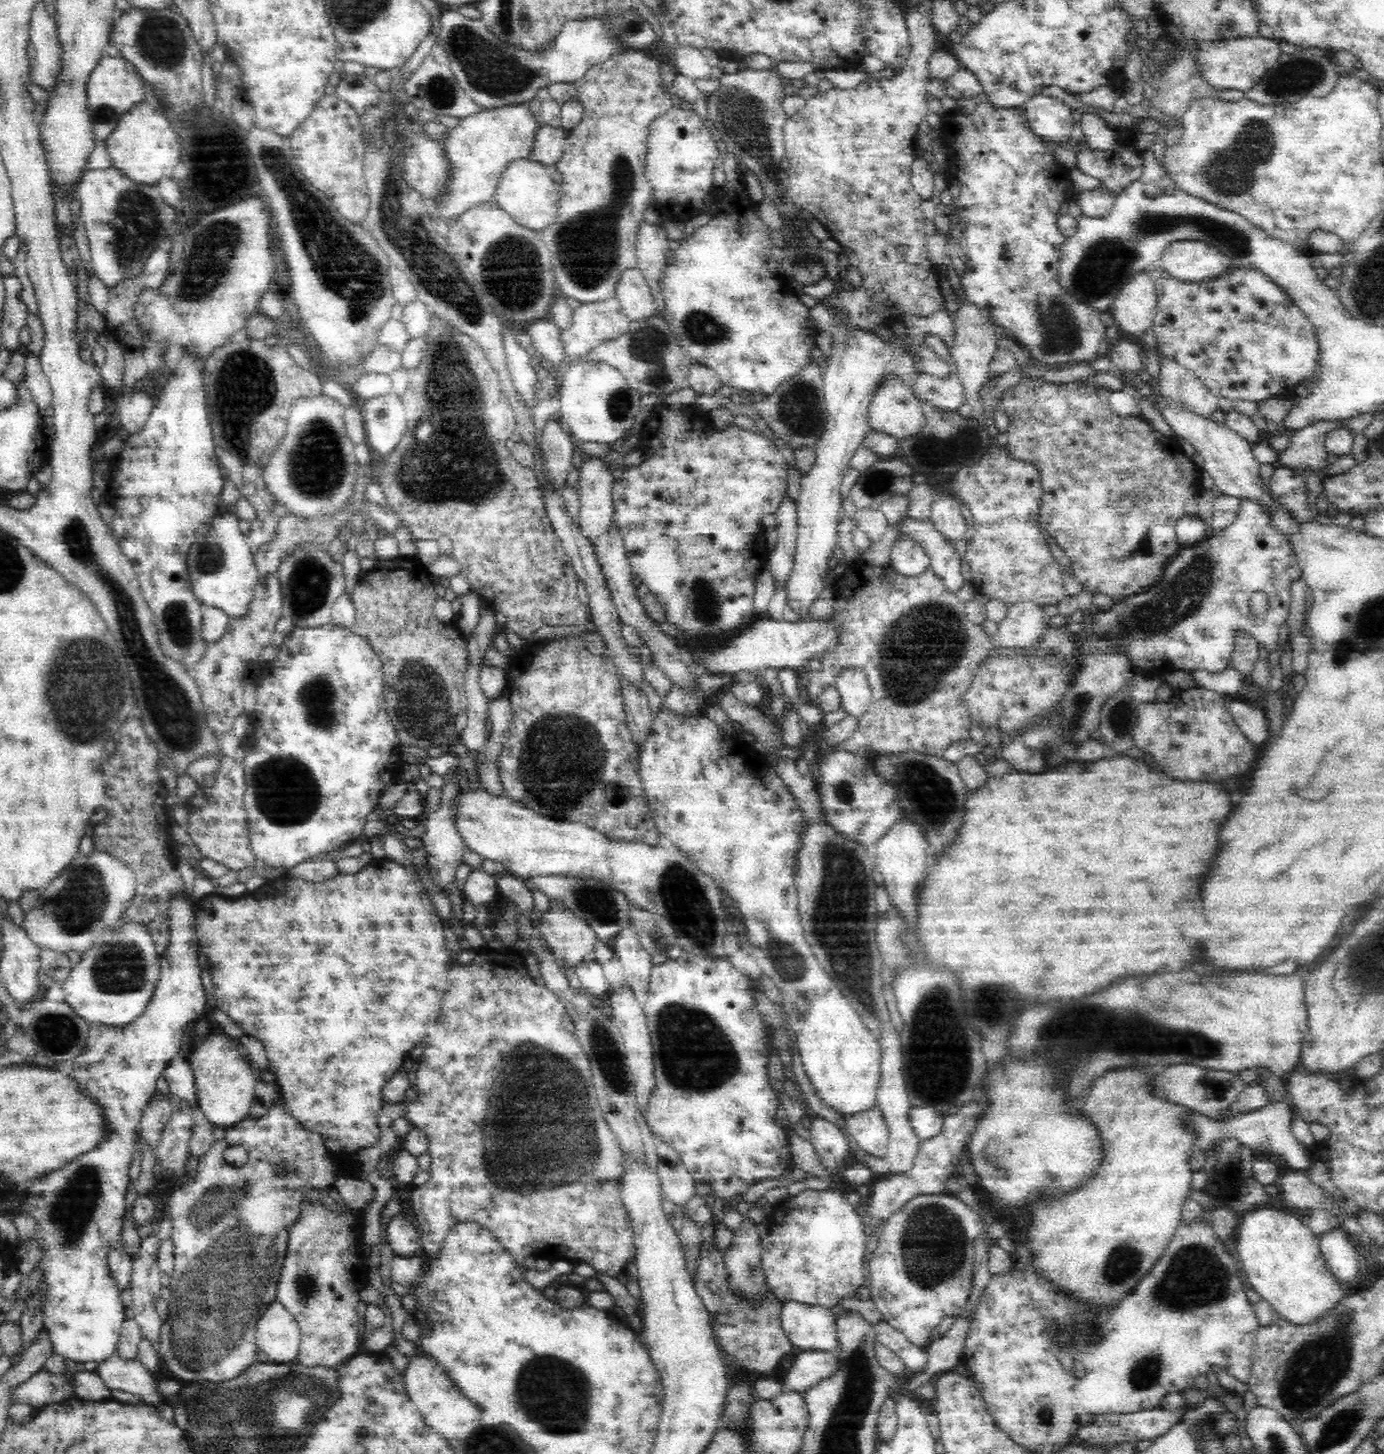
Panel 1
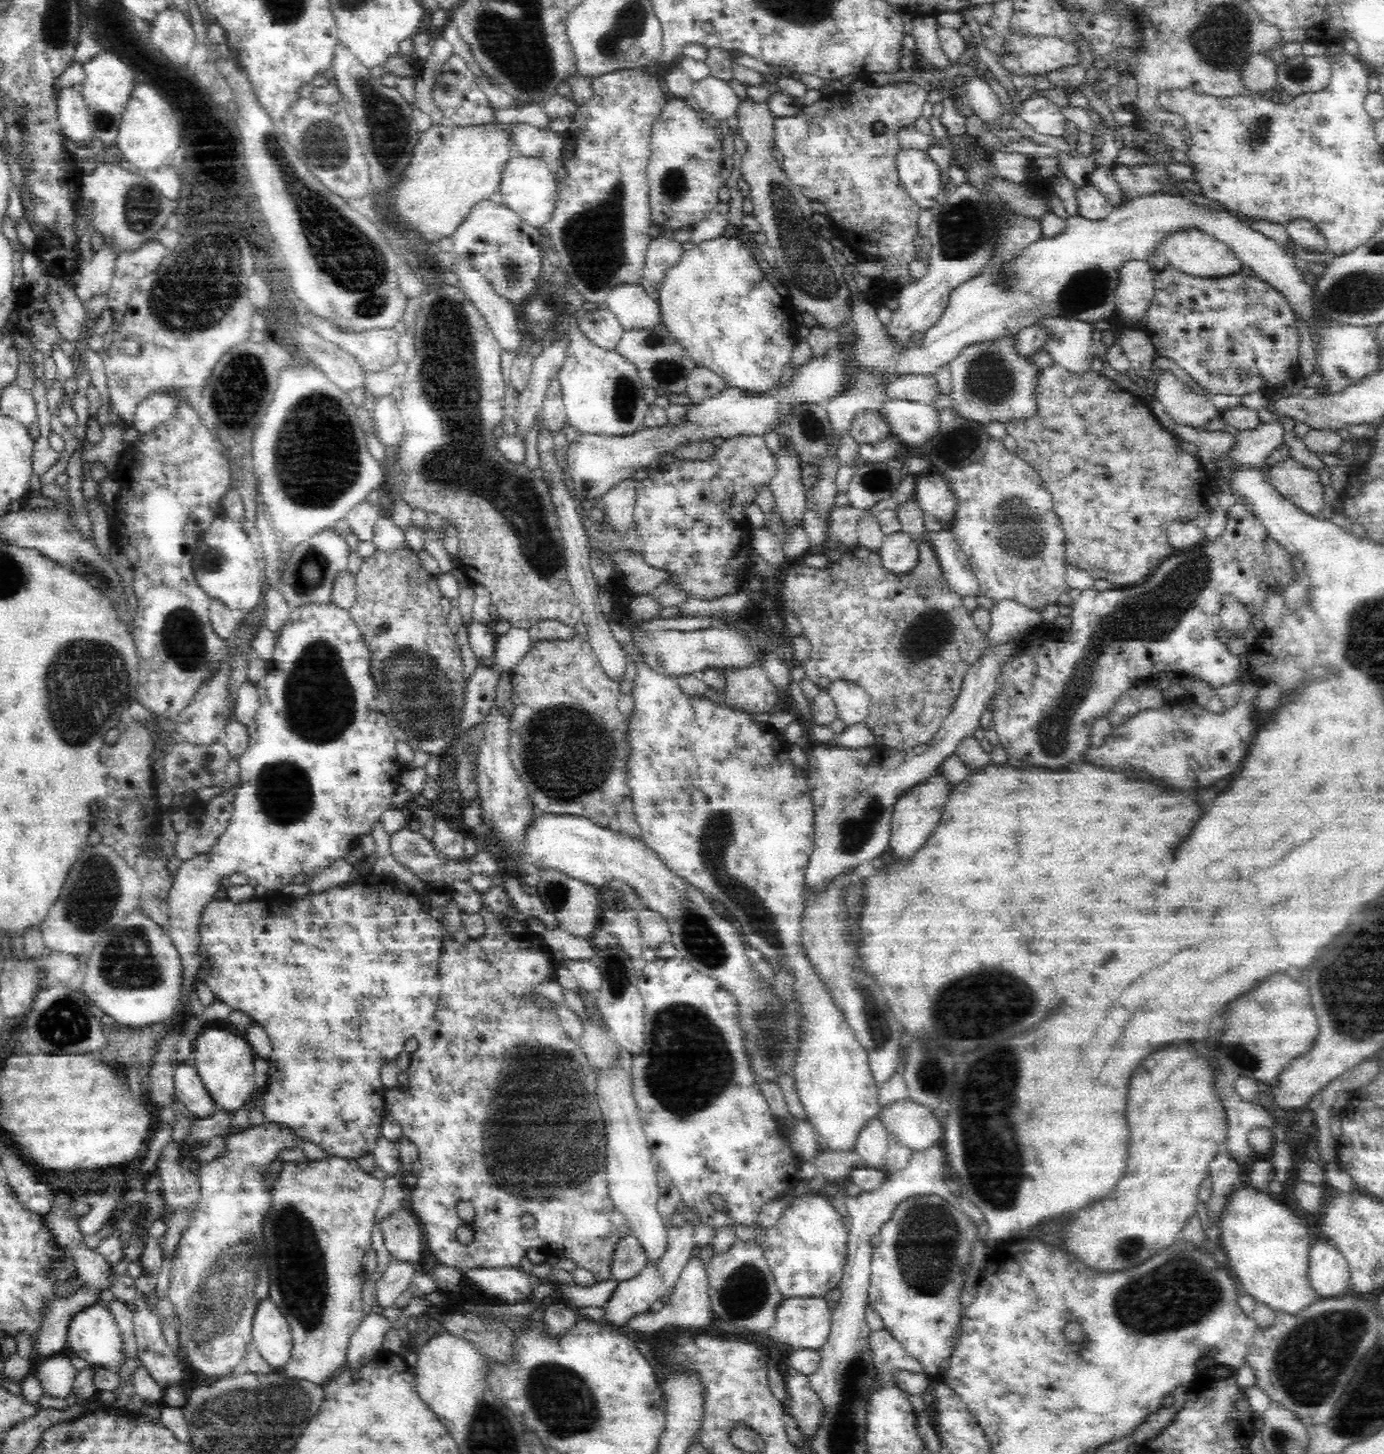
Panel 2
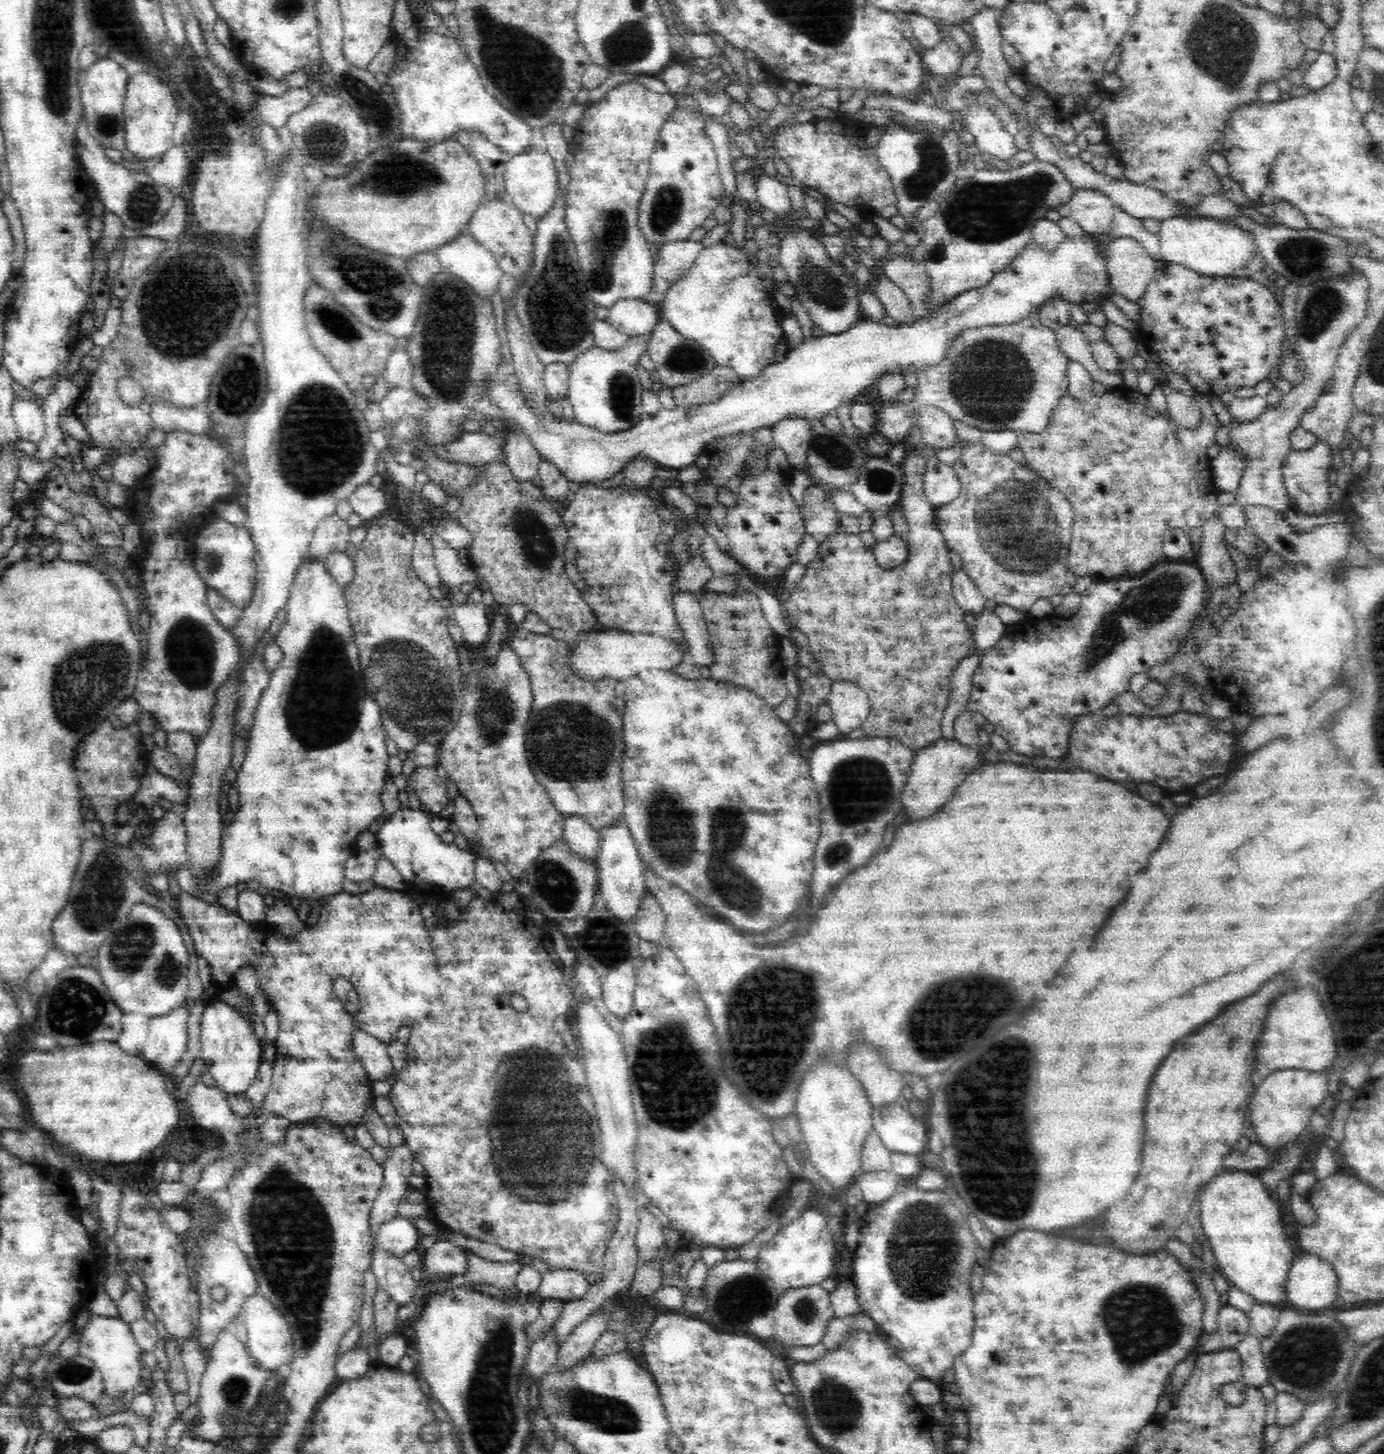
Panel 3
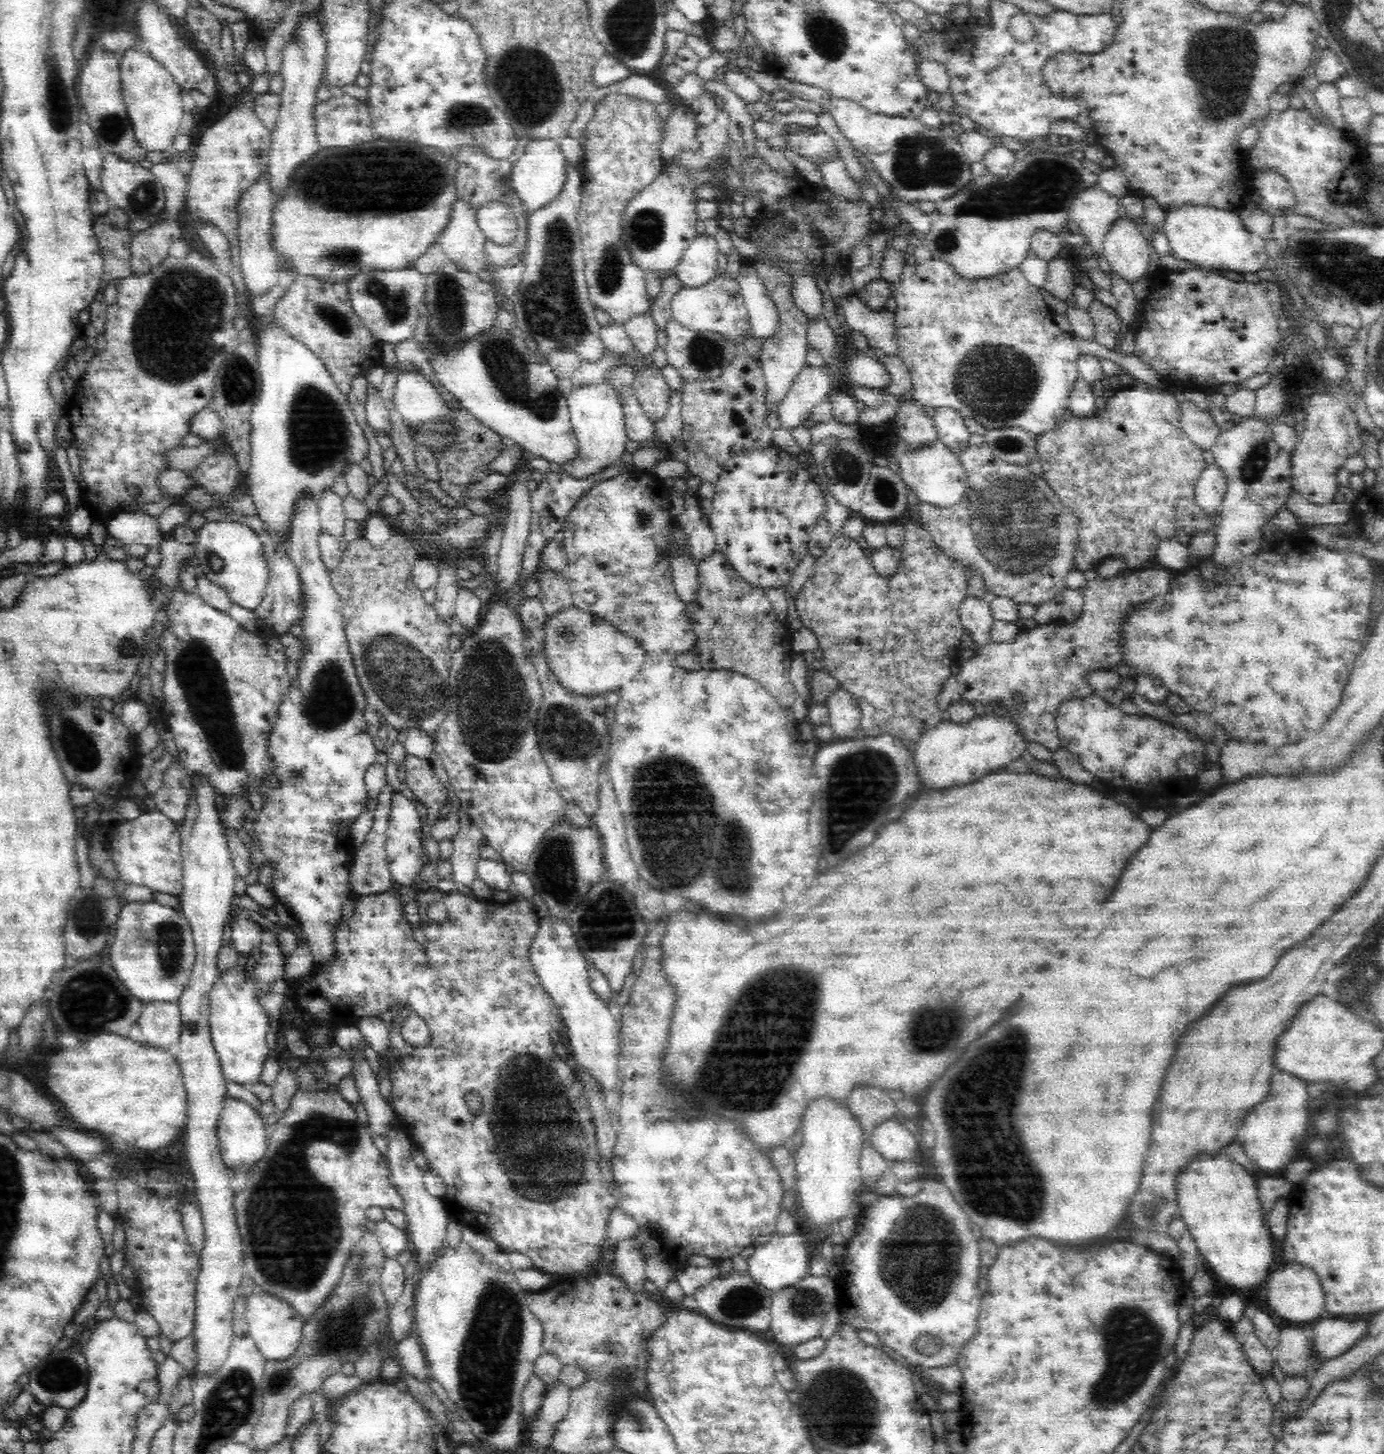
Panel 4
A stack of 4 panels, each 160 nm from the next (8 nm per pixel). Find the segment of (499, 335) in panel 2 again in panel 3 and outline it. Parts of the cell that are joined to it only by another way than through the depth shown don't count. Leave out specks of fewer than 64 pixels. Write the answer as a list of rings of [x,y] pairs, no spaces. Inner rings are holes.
[[[463,233],[449,244],[436,250],[435,255],[442,271],[458,276],[478,295],[480,301],[492,305],[491,302],[498,292],[502,271],[496,265],[496,261],[494,261],[490,252],[479,246],[470,235]]]

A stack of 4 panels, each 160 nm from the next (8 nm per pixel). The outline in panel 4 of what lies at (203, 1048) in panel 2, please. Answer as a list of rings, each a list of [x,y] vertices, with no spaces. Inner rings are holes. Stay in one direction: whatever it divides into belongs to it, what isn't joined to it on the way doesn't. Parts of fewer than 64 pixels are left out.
[[[278,956],[266,958],[258,963],[258,984],[250,983],[244,977],[246,970],[242,972],[232,971],[218,977],[212,985],[208,994],[208,1032],[210,1033],[210,1046],[214,1049],[214,1055],[219,1063],[222,1078],[225,1082],[236,1082],[240,1086],[253,1085],[258,1083],[262,1068],[268,1056],[268,1045],[265,1034],[273,1029],[270,1014],[262,1007],[256,1005],[255,999],[251,996],[253,991],[263,991],[268,988],[268,982],[282,979],[285,976],[285,968],[282,965],[284,958],[278,962]]]

